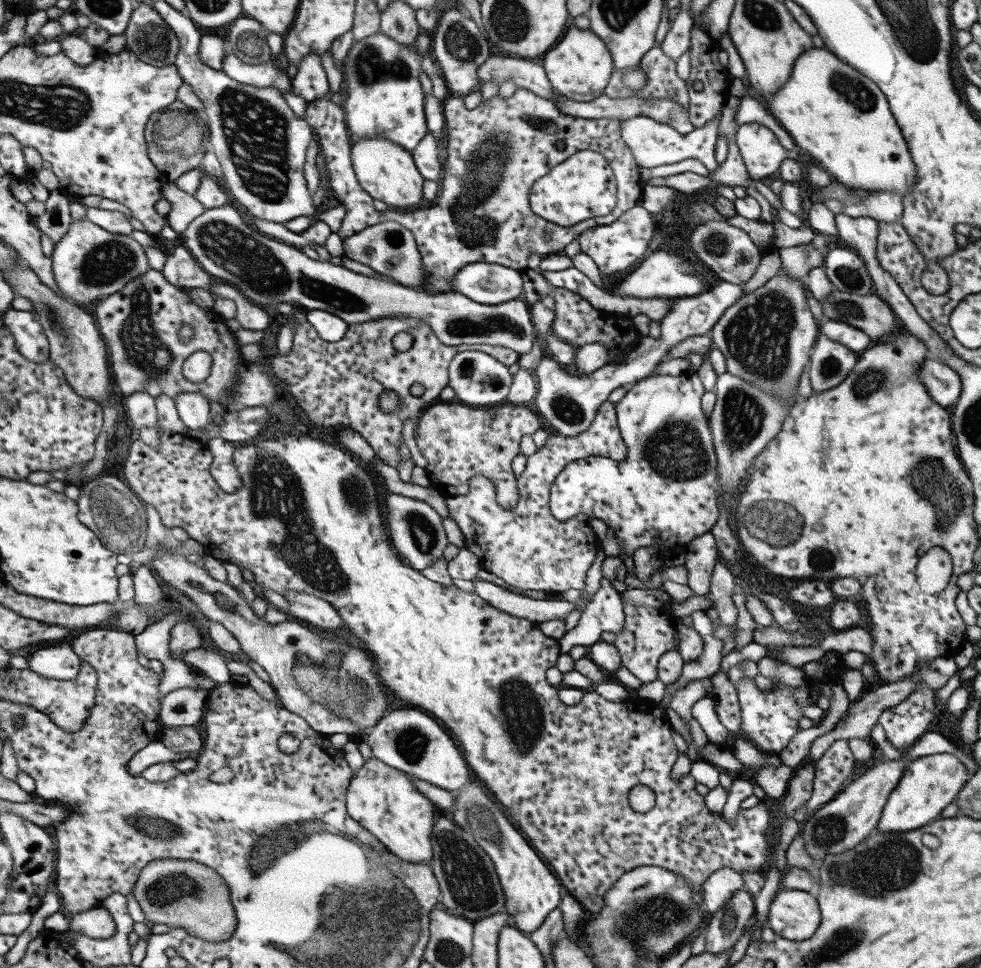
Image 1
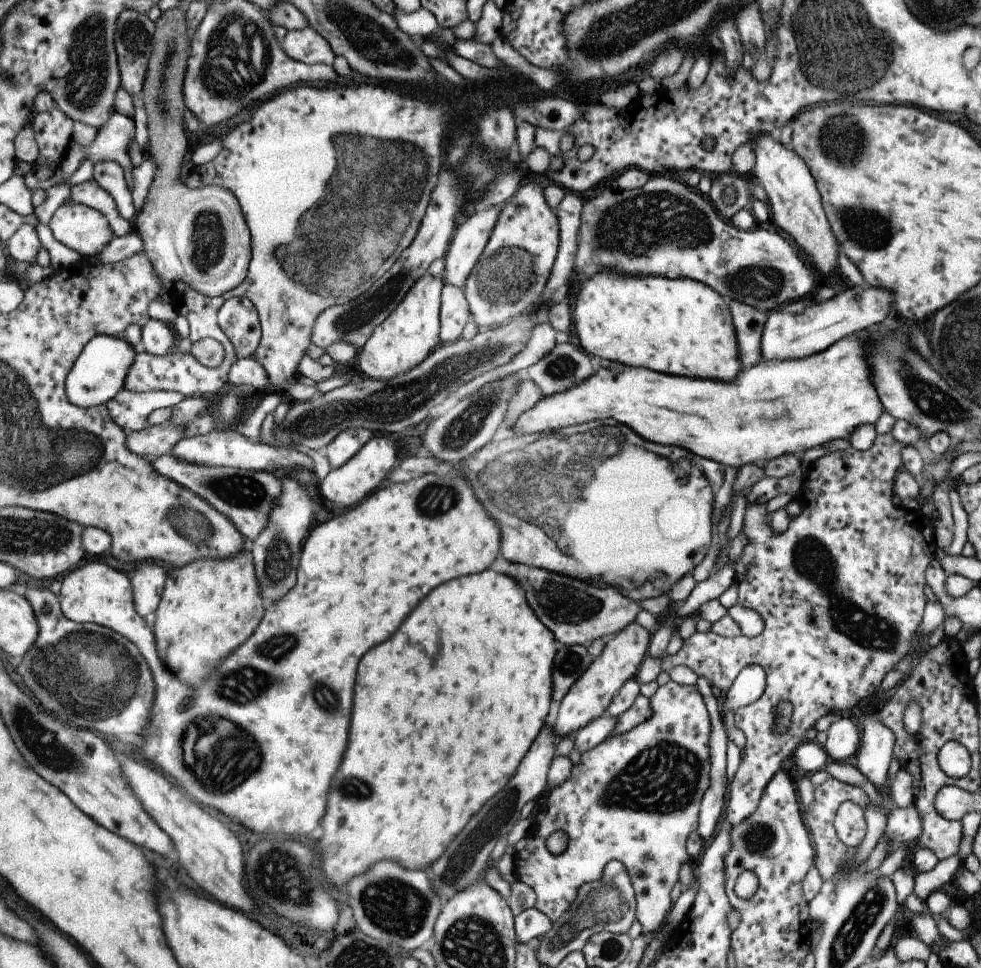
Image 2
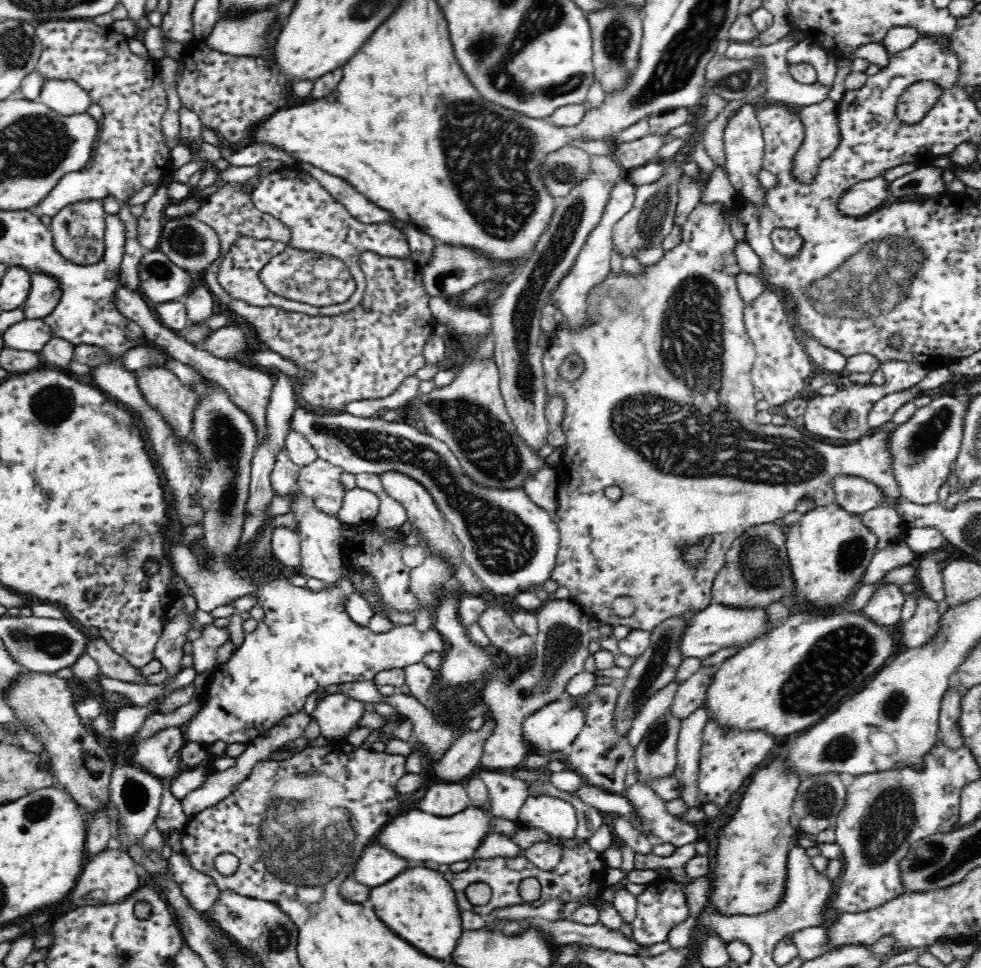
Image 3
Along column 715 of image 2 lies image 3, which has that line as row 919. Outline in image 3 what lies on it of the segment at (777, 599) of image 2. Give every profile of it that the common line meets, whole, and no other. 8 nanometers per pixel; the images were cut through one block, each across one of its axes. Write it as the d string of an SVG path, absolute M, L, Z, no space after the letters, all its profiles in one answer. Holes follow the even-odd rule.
M656 878L654 882L646 884L642 894L636 896L638 898L638 914L632 922L632 936L640 946L652 946L652 944L662 944L668 942L668 936L672 932L672 928L676 928L678 924L686 922L690 918L690 906L688 906L688 898L684 892L684 886L676 884L672 878Z

